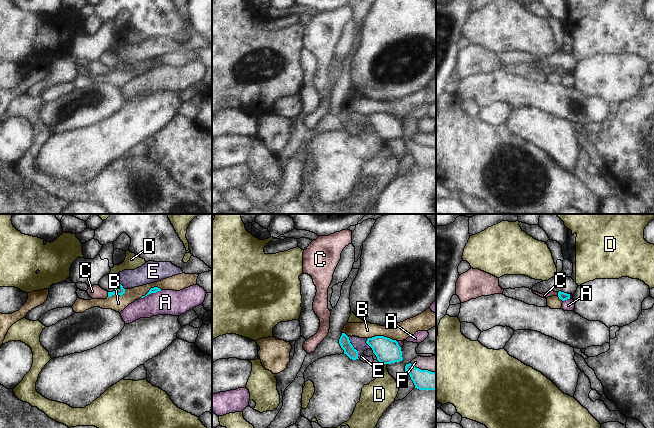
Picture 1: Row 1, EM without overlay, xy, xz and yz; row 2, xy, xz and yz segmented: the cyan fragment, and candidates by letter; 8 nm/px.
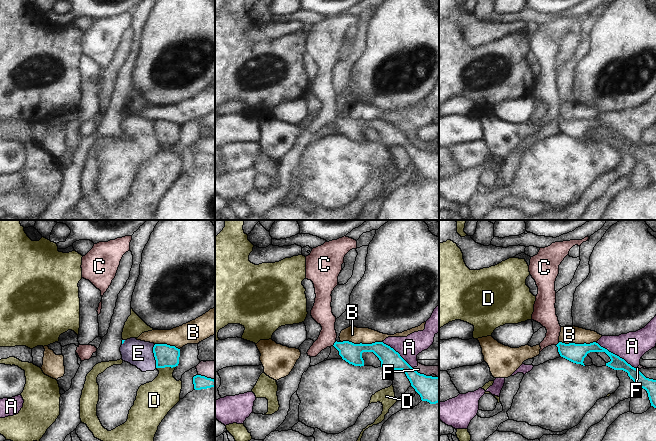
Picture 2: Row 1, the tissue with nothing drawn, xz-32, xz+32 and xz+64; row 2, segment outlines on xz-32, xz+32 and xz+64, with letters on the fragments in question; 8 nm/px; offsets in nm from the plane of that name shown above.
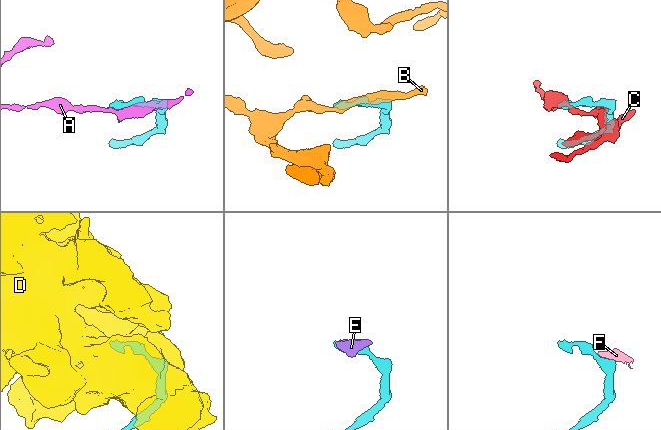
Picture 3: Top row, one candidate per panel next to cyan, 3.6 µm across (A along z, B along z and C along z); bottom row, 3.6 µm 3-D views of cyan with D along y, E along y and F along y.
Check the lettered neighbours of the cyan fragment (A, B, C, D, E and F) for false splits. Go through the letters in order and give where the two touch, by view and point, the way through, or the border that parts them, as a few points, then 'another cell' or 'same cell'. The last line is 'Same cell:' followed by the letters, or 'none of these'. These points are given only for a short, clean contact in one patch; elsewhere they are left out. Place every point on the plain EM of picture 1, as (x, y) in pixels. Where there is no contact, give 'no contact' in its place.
A: xy (151, 68) | another cell
B: xz (381, 112) | another cell
C: xy (108, 71) | across xy (120, 66), (108, 71), (95, 68) | same cell
D: xz (386, 139) | along xz (384, 139), (387, 140) | another cell
E: xz (353, 123) | along xz (347, 112), (357, 127), (359, 134) | another cell
F: xz (423, 146) | along xz (410, 139), (421, 145), (435, 148) | another cell
Same cell: C

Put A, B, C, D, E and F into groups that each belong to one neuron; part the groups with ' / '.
A F / B / C / D / E

